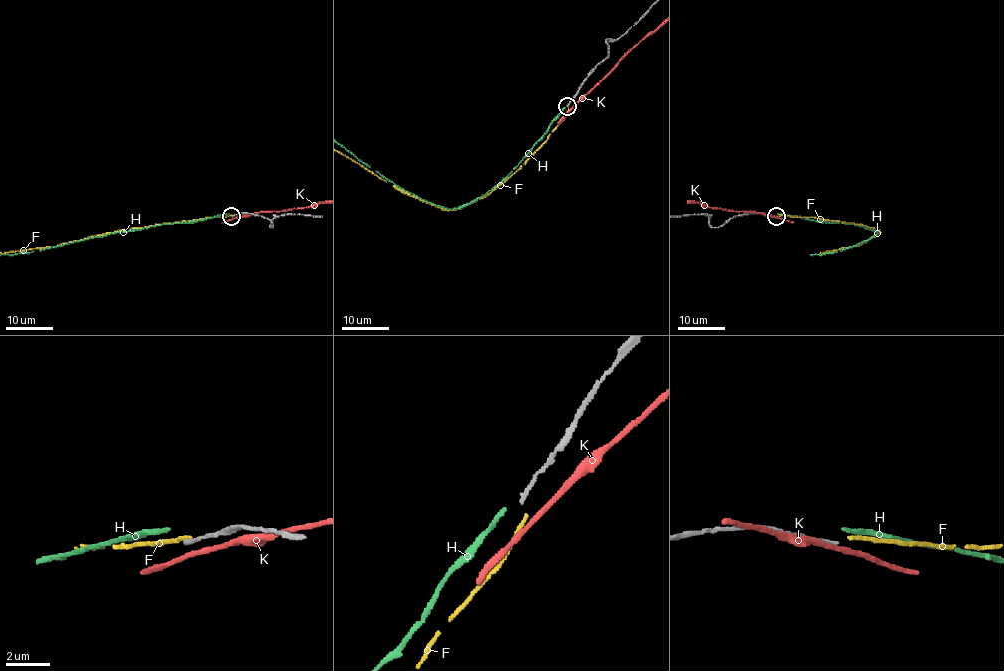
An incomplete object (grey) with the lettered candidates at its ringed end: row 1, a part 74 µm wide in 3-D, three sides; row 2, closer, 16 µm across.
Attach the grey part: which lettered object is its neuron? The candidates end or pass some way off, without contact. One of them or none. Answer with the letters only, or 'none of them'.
none of them

